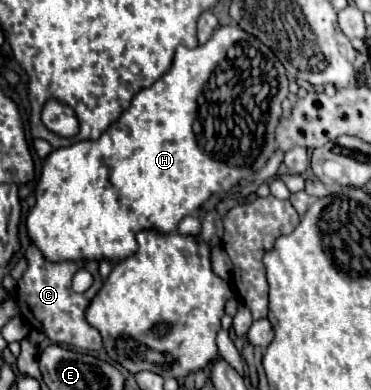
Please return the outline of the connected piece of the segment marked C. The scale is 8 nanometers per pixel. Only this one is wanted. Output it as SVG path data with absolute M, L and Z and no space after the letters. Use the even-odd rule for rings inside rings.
M34 244L26 250L26 258L28 258L28 270L18 280L18 305L22 306L23 302L26 302L28 310L34 314L34 318L40 322L42 330L46 332L46 336L52 342L68 344L68 346L74 346L74 348L80 348L80 350L100 350L102 348L102 336L84 318L84 312L90 306L90 300L102 288L102 278L98 274L98 260L90 260L90 262L74 262L74 260L50 262L50 260L44 258L44 254ZM80 268L86 268L94 276L94 284L84 294L76 294L70 288L70 280Z

